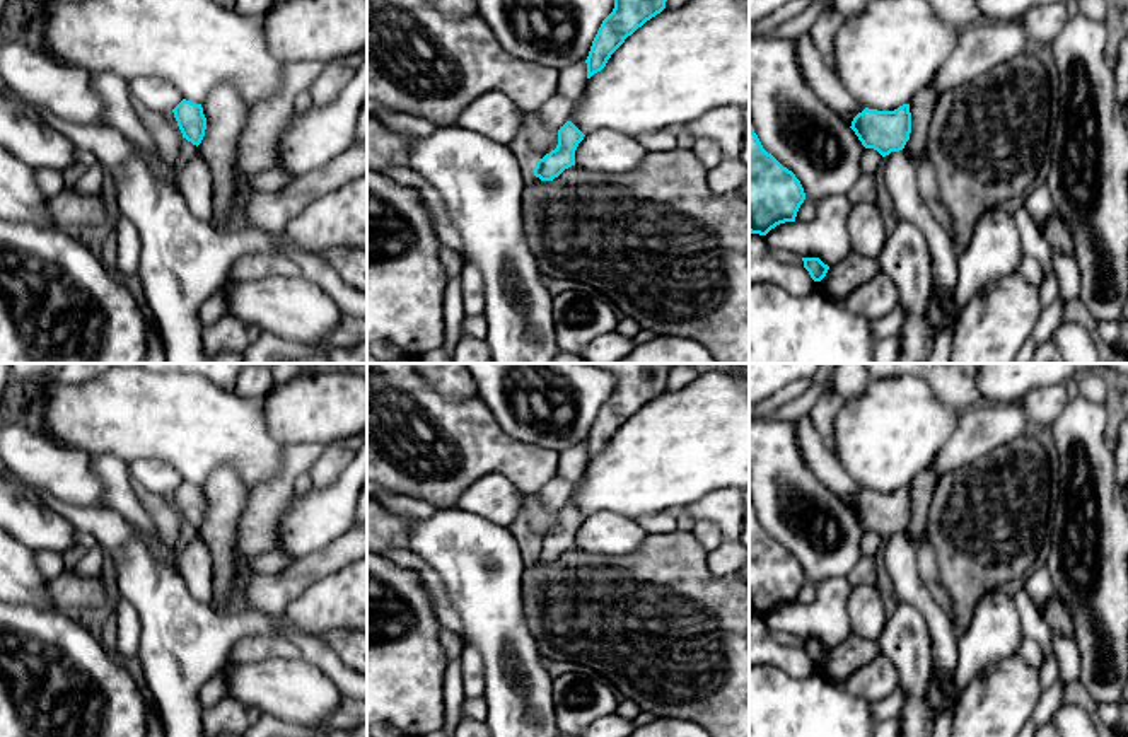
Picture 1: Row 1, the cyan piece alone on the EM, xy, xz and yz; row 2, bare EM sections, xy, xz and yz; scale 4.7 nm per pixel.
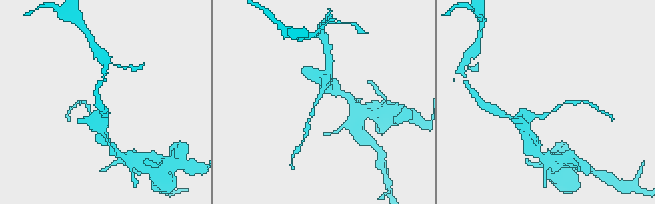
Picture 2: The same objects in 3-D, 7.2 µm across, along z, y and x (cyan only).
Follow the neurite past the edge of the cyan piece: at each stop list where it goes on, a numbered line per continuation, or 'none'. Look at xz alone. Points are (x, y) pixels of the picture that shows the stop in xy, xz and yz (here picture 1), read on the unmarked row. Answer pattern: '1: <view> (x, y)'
none

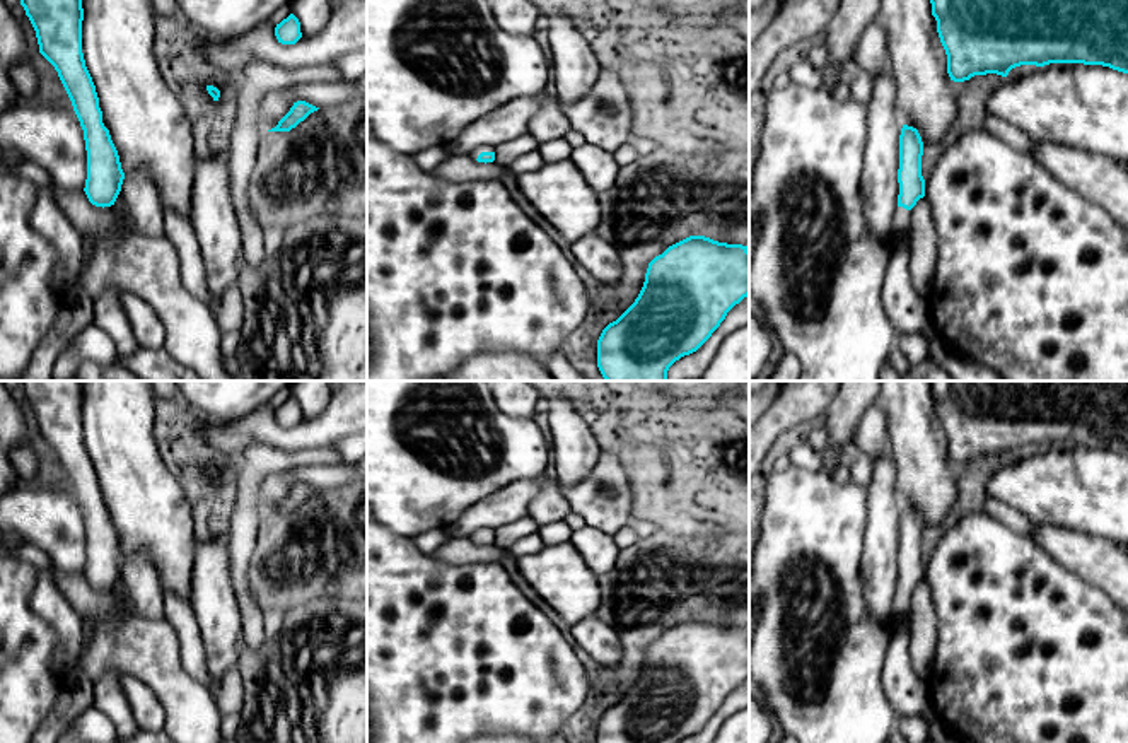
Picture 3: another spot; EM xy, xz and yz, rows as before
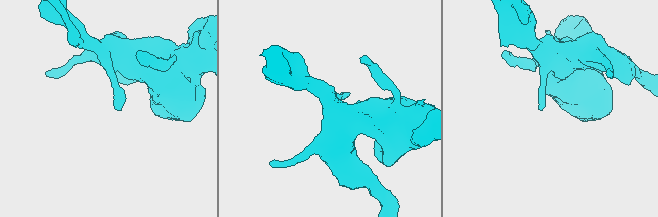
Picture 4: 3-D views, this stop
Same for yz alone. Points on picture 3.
1: yz (901, 610)

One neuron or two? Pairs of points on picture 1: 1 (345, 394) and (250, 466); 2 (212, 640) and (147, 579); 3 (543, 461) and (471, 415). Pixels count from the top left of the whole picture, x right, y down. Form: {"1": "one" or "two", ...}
{"1": "two", "2": "one", "3": "one"}

